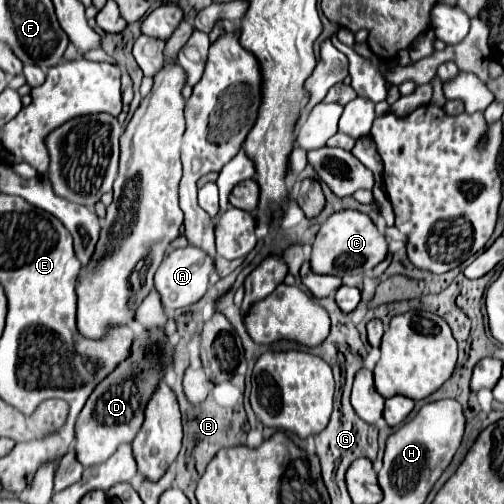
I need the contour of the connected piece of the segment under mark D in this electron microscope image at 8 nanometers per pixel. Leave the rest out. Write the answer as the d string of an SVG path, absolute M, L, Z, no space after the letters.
M163 328L139 332L133 340L129 358L125 358L125 362L119 362L119 366L115 366L115 370L95 386L75 426L75 452L77 460L83 466L101 464L109 456L113 456L113 452L121 444L133 442L145 420L145 406L149 404L149 396L153 396L153 390L157 390L159 382L163 380L165 368L173 362L167 340L169 338Z

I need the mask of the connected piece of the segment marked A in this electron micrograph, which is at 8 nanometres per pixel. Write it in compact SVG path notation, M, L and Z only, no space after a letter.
M195 246L179 248L179 250L173 250L171 254L167 254L155 274L155 290L159 292L161 304L165 306L165 310L173 312L177 308L185 308L185 306L195 304L197 300L201 300L203 294L207 292L211 270L213 270L213 260Z

